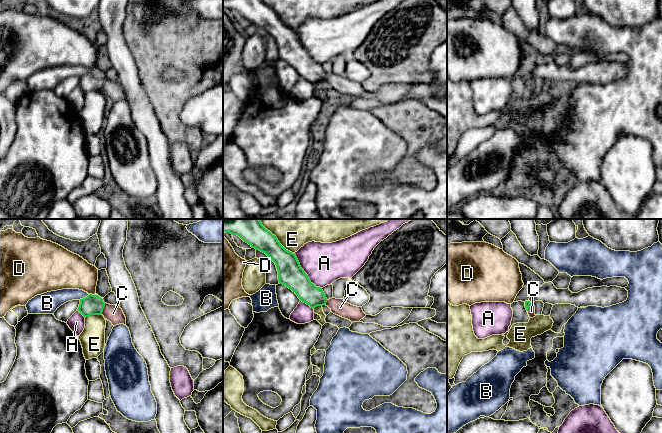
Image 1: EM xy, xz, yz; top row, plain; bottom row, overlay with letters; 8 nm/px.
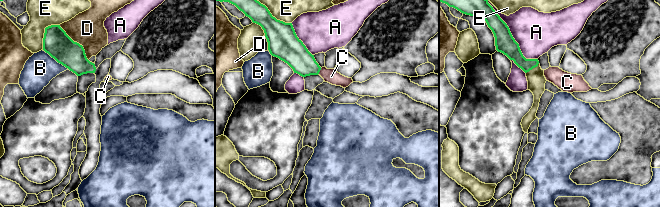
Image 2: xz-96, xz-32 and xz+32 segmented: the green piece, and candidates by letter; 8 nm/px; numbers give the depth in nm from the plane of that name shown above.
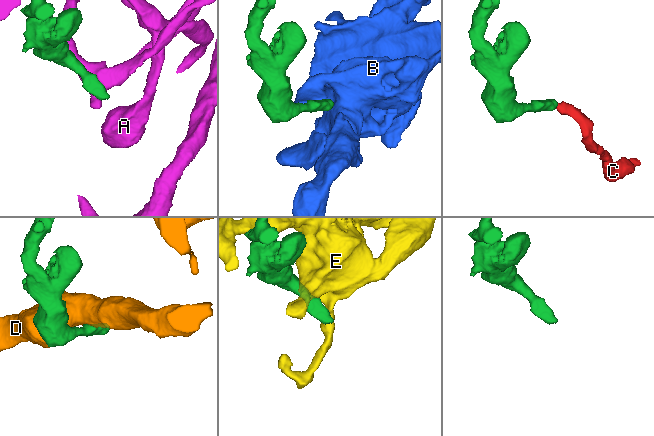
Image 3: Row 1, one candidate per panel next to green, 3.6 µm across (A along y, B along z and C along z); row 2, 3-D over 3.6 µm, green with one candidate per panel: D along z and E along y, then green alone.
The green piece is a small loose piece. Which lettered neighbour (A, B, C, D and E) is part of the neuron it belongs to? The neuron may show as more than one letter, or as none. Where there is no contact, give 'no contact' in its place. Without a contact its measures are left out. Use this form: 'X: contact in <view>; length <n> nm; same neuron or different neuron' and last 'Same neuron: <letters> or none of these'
A: contact in xz; length 360 nm; different neuron
B: contact in xy; length 100 nm; different neuron
C: contact in xy; length 90 nm; same neuron
D: contact in xy; length 70 nm; different neuron
E: contact in xz; length 380 nm; different neuron
Same neuron: C

